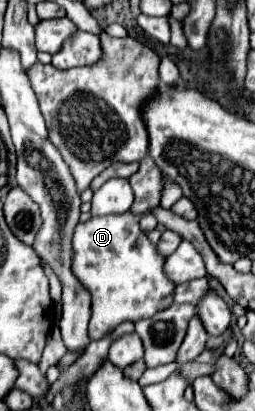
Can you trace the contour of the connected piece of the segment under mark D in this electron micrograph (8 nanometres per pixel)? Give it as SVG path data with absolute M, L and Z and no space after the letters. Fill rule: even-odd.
M128 213L122 215L104 215L104 217L90 217L86 223L78 223L72 235L72 271L76 273L76 279L90 291L92 297L92 317L88 335L90 339L98 341L104 335L108 335L112 329L116 329L124 321L140 321L146 317L156 315L158 311L164 311L174 301L174 289L176 283L170 281L164 273L164 261L166 257L158 253L158 247L152 245L146 237L146 233L138 225L140 217Z

